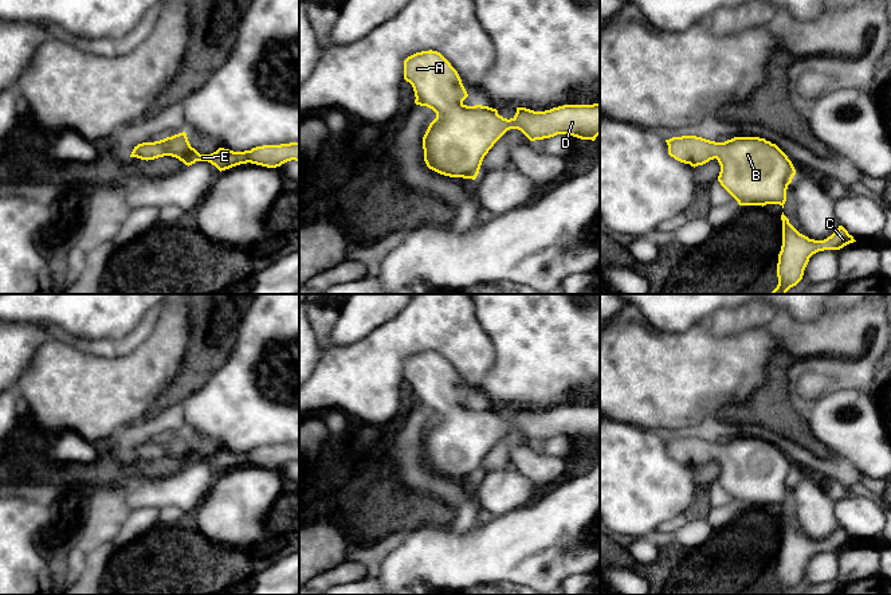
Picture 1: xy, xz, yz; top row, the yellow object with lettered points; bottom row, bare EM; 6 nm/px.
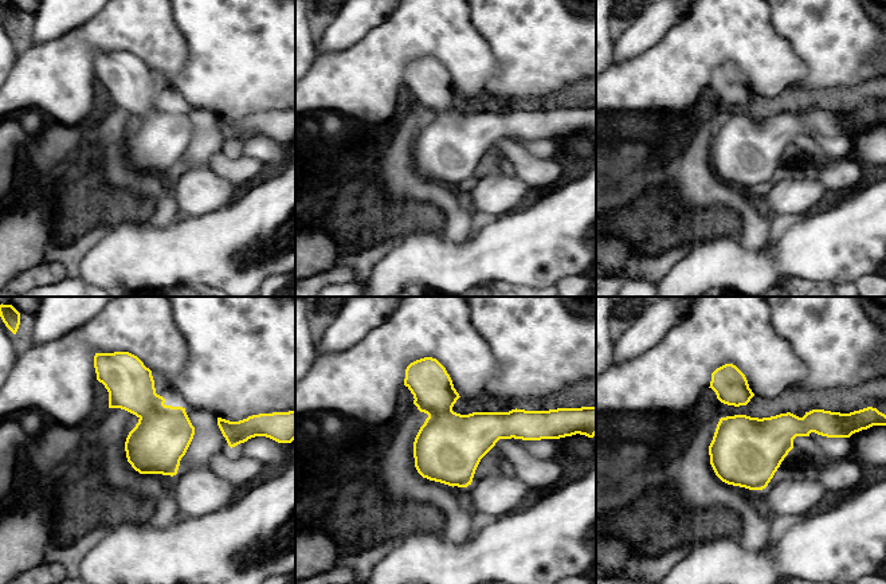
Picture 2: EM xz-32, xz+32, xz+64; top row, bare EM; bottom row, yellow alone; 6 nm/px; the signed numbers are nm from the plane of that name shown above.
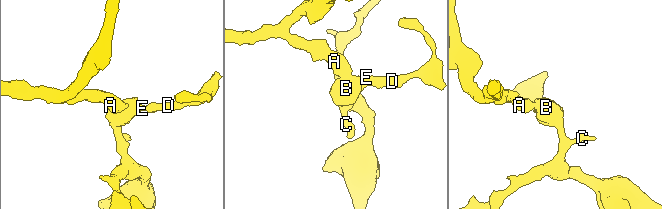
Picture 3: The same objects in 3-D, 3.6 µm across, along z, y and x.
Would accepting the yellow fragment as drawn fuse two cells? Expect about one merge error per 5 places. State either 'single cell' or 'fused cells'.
single cell

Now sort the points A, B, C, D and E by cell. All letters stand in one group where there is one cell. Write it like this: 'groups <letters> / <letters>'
groups A B C D E

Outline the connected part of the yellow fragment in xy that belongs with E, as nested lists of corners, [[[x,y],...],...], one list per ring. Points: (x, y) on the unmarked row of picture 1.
[[[182,432],[160,442],[138,445],[130,455],[146,462],[164,457],[176,458],[188,467],[196,462],[208,462],[220,473],[247,463],[276,469],[291,461],[299,462],[299,443],[263,446],[244,453],[219,449],[211,455],[200,455],[191,447],[187,434]]]

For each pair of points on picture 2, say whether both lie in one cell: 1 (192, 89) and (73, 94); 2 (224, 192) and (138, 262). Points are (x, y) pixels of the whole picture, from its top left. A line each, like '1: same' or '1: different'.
1: different
2: different

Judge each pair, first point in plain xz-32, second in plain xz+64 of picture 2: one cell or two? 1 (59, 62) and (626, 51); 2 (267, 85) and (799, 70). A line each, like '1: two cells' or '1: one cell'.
1: two cells
2: two cells

